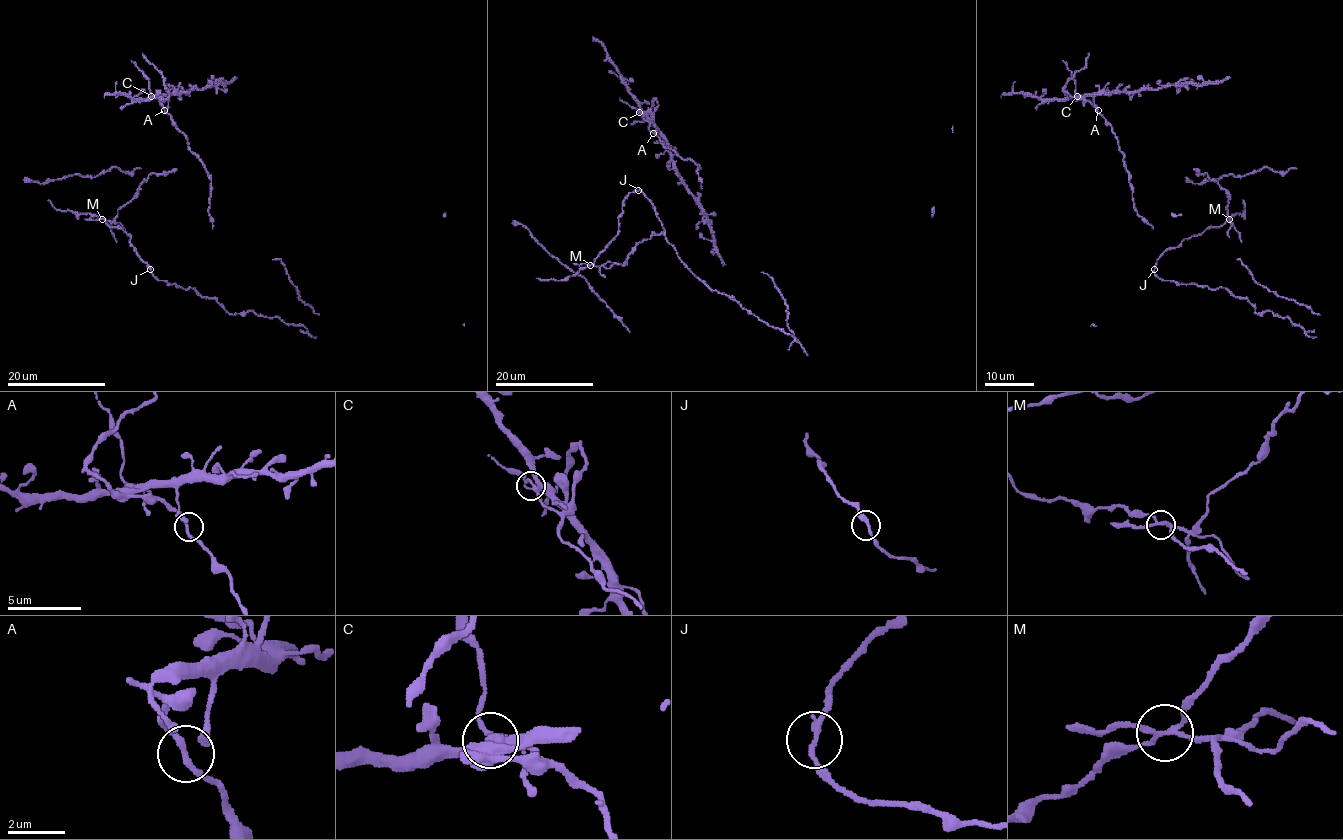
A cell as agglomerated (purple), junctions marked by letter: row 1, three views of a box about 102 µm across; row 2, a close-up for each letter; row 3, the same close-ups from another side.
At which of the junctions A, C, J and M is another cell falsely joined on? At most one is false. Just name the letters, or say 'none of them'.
M

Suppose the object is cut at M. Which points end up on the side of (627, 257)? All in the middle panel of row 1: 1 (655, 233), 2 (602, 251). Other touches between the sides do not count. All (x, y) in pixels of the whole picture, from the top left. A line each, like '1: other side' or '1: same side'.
1: same side
2: other side

